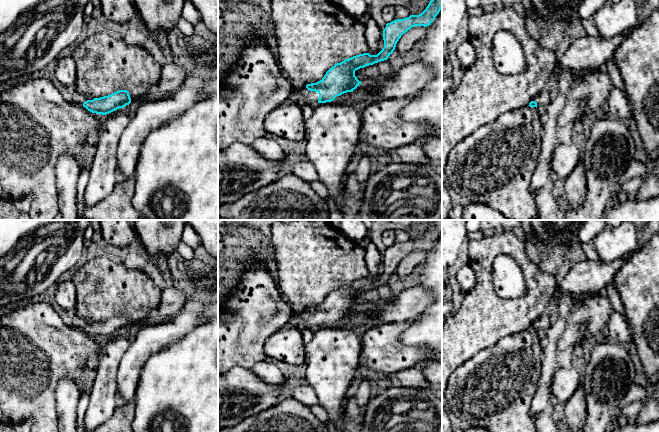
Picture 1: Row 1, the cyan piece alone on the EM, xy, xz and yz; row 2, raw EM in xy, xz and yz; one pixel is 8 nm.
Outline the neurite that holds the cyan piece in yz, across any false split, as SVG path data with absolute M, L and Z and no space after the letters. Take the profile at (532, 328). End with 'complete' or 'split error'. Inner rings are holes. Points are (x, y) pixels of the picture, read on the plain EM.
M546 313L542 315L540 318L538 318L537 320L535 320L534 323L529 327L529 330L537 332L538 328L547 329L550 327L550 325L551 325L550 317L549 314Z; split error

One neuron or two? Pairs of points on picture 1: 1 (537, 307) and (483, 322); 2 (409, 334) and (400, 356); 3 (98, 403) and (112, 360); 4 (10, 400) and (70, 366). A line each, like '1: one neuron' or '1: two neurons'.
1: one neuron
2: two neurons
3: one neuron
4: one neuron

